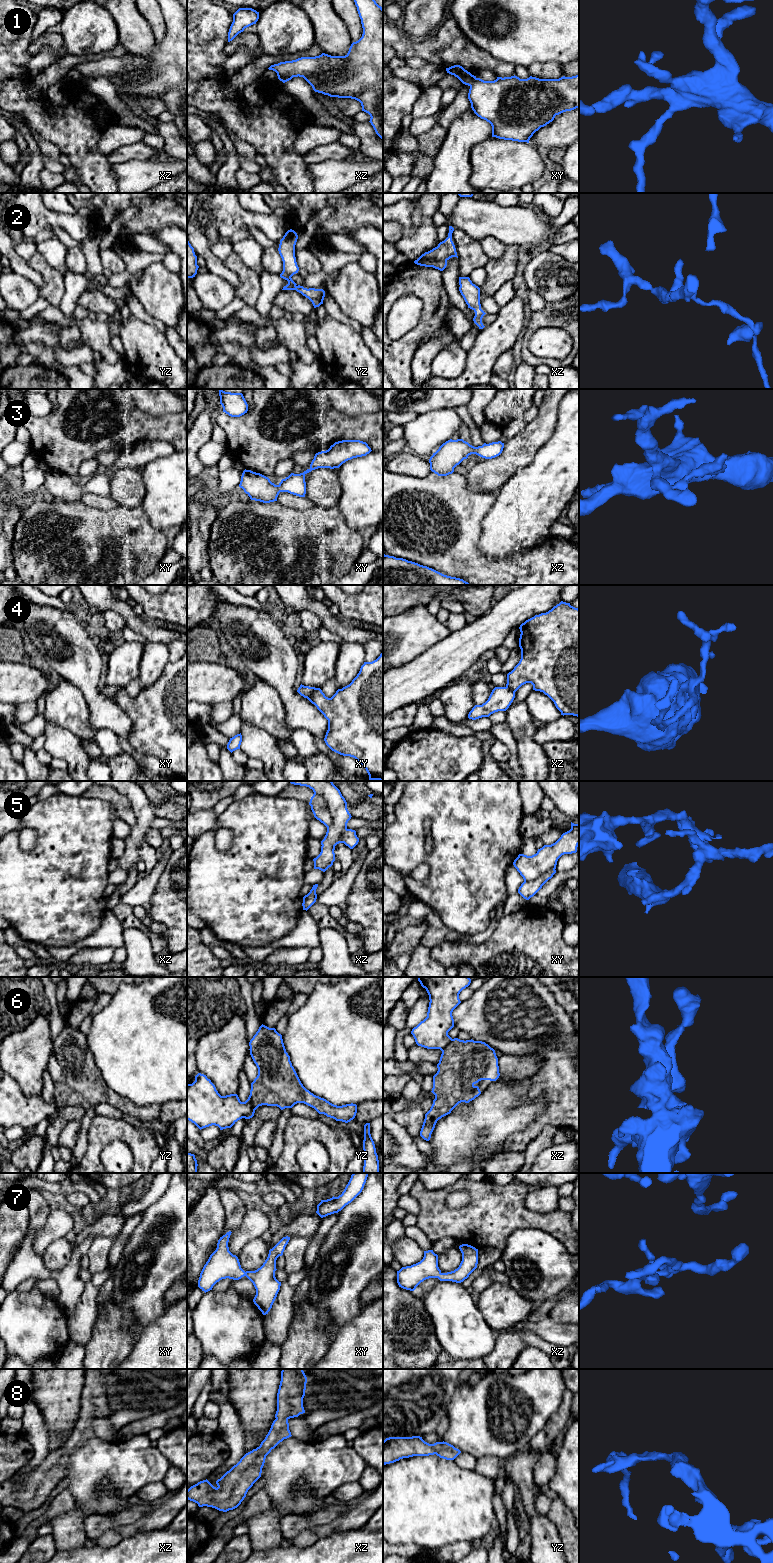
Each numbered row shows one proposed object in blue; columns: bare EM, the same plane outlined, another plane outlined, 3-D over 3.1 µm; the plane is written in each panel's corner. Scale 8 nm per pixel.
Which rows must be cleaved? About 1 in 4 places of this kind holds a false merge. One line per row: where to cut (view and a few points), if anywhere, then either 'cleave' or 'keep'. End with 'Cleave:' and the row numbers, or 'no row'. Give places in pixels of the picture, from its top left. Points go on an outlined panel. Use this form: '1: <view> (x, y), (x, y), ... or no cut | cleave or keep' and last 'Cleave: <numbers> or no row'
1: no cut | keep
2: no cut | keep
3: no cut | keep
4: xy (316, 688), (307, 698) | cleave
5: xz (314, 792), (321, 795), (326, 802), (332, 820), (328, 827) | cleave
6: yz (249, 1096), (251, 1111), (247, 1118) | cleave
7: no cut | keep
8: no cut | keep
Cleave: 4, 5, 6

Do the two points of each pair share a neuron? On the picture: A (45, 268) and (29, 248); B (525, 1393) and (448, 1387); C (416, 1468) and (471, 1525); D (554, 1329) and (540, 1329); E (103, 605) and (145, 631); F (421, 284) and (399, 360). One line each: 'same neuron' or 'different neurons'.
A: different neurons
B: different neurons
C: same neuron
D: same neuron
E: same neuron
F: same neuron

